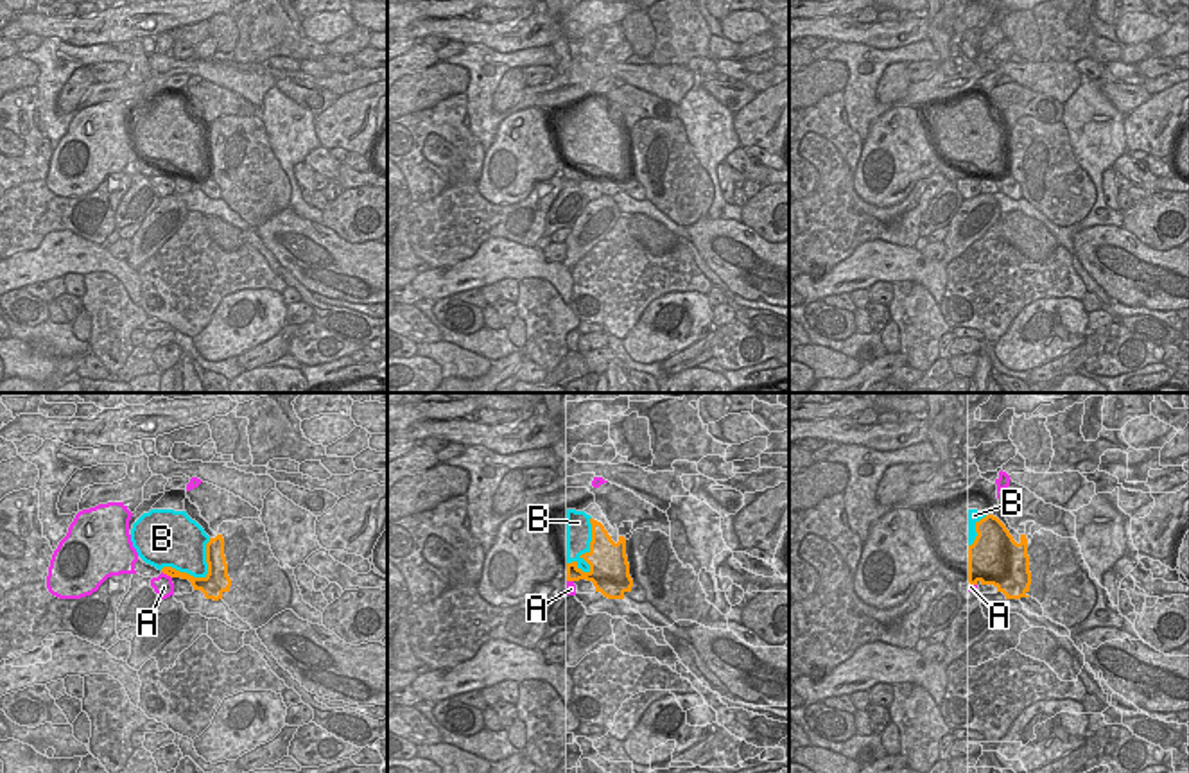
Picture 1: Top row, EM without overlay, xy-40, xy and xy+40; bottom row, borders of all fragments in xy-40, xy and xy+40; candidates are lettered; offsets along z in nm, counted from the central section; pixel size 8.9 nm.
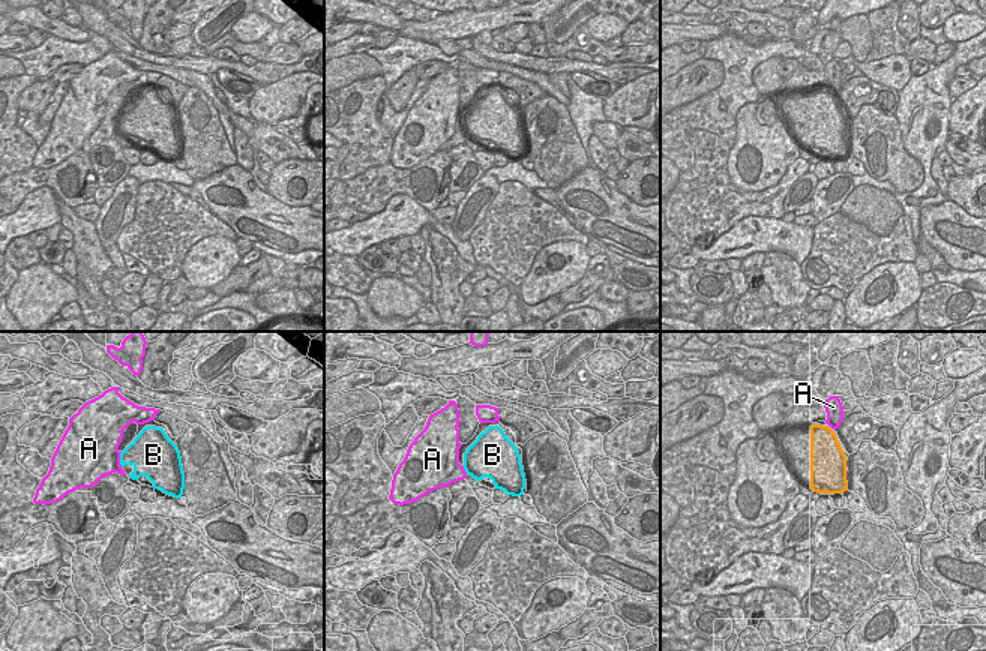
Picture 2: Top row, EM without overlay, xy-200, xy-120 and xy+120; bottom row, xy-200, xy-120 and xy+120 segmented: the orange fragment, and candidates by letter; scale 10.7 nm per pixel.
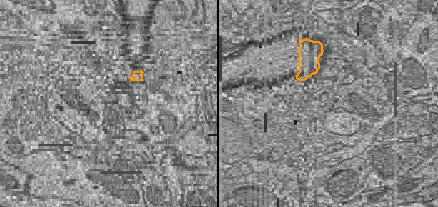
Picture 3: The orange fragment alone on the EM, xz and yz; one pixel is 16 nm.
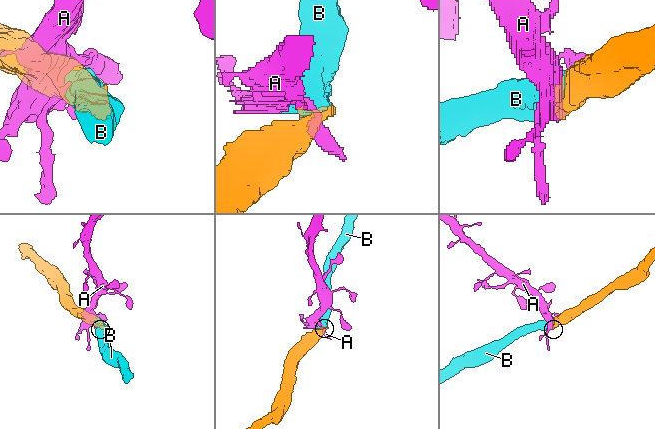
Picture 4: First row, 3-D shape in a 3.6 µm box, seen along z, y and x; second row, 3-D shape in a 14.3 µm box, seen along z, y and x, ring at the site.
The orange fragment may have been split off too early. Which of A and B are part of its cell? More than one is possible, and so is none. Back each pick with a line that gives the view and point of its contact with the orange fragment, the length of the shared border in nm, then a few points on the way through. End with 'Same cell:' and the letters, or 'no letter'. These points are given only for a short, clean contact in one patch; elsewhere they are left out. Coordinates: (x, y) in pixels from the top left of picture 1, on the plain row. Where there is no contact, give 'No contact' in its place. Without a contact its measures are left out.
B: Touches orange at xy (590, 144). Shared border 500 nm
Same cell: B.

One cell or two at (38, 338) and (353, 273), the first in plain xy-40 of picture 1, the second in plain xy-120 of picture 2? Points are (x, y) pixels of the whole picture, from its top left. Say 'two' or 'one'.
one

